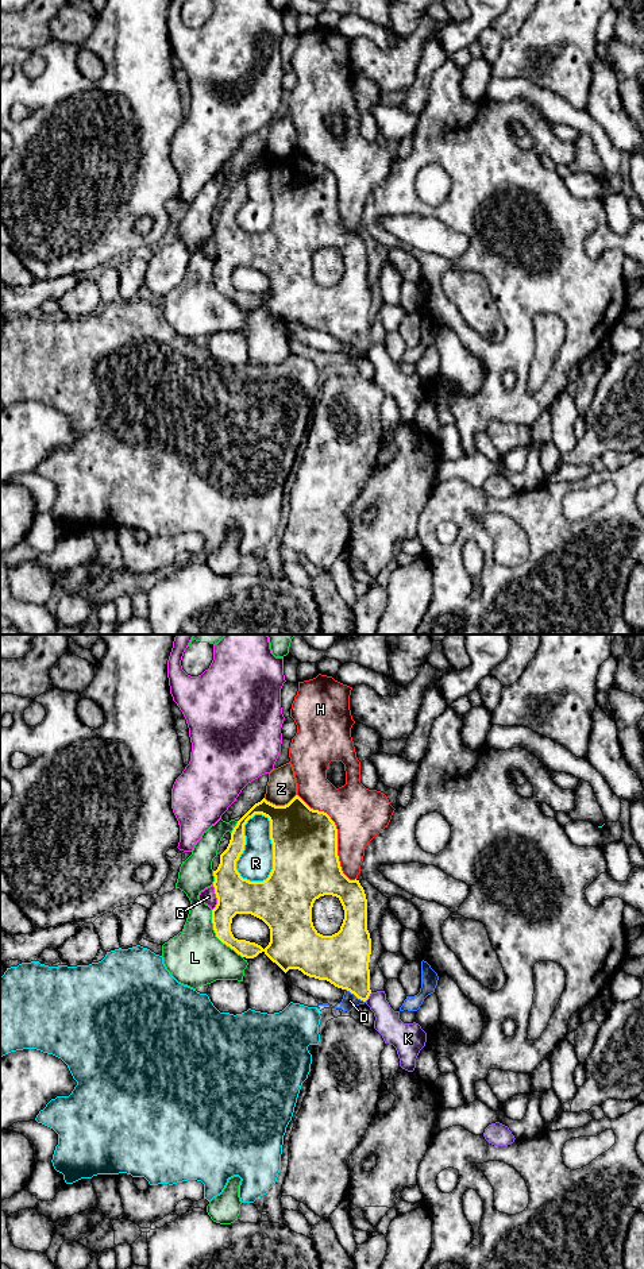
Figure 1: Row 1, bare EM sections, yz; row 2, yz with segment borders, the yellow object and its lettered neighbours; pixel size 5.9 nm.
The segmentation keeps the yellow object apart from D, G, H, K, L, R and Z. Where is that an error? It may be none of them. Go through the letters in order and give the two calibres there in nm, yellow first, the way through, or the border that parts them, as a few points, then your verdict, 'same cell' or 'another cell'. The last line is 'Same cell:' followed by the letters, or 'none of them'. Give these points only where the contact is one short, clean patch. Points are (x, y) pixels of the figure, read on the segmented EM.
D: 320/90 nm | along yz (346, 988), (365, 1002) | another cell
G: 220/90 nm | another cell
H: 400/320 nm | another cell
K: 280/160 nm | along yz (371, 992), (365, 1001) | another cell
L: 190/340 nm | another cell
R: 180/200 nm | another cell
Z: 380/180 nm | another cell
Same cell: none of them

